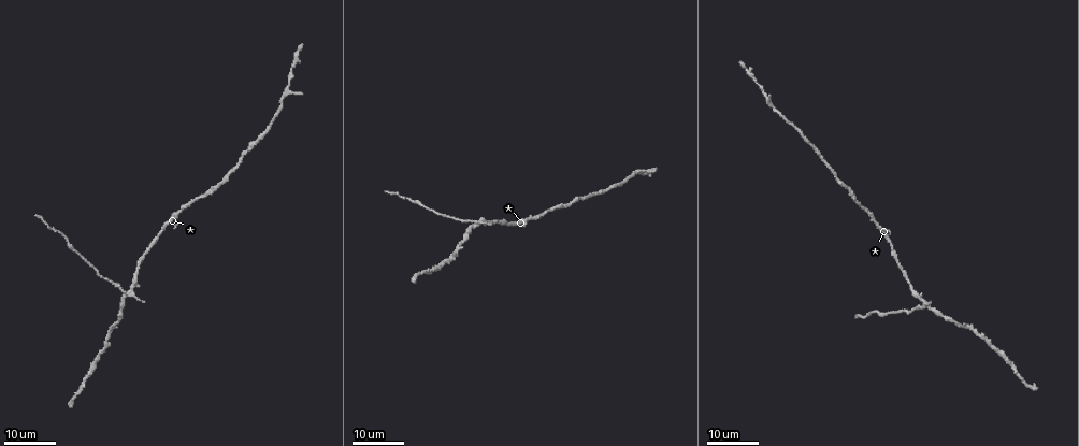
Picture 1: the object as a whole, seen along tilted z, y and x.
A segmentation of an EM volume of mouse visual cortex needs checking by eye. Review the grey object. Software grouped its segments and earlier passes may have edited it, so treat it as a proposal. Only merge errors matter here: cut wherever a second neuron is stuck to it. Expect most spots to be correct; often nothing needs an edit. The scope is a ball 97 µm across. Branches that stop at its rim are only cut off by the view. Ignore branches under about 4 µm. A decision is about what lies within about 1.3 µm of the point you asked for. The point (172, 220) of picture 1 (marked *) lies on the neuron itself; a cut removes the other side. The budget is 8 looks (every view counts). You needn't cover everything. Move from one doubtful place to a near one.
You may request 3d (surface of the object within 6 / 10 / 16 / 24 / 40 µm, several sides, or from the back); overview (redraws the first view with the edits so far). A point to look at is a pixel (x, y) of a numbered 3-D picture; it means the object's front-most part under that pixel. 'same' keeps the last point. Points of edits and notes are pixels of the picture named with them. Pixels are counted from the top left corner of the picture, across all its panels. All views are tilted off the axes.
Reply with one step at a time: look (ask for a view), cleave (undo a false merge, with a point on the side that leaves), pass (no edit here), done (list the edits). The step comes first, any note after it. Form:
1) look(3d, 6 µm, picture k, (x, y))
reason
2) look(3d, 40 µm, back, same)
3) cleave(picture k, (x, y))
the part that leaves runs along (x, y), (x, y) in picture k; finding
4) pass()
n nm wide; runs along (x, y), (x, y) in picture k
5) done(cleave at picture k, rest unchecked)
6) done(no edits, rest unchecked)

look(3d, 16 µm, picture 1, (191, 202))
thick turns thin

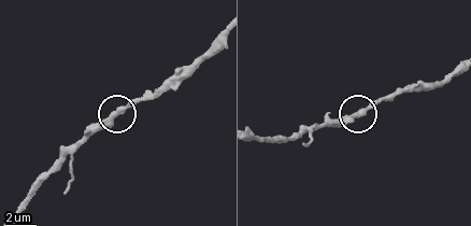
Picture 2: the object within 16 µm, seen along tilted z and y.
look(3d, 10 µm, picture 2, (121, 111))

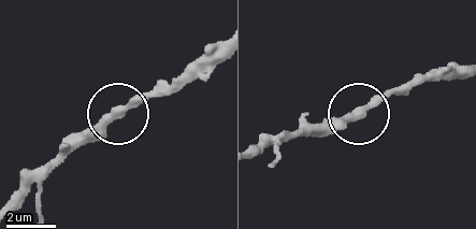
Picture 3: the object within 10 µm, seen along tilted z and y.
pass()
continuous, no second neuron

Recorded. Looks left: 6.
look(3d, 16 µm, picture 1, (266, 132))
sudden change in width

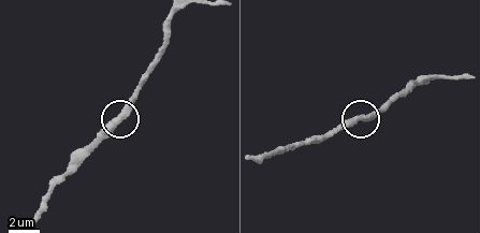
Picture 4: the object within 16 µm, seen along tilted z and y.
look(3d, 10 µm, picture 4, (363, 120))

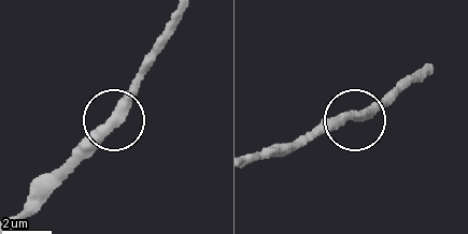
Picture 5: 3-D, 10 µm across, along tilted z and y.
pass()
runs along (26, 218), (93, 150), (151, 63) in picture 5; one neuron here

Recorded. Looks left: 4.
look(3d, 24 µm, picture 1, (478, 223))
four arms meet

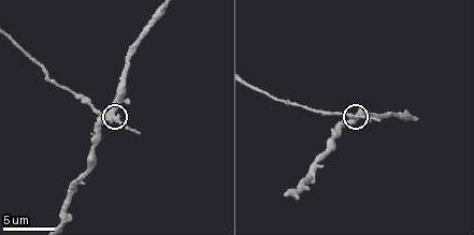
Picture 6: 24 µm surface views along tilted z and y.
look(3d, 10 µm, picture 6, (351, 117))
zoom in

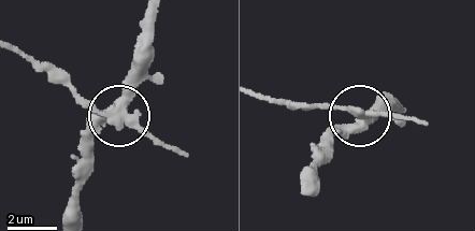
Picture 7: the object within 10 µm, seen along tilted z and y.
look(3d, 10 µm, back, picture 7, (118, 116))

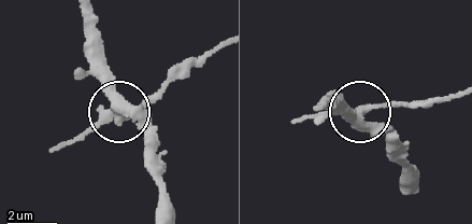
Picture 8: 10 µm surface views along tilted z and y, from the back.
cleave(picture 8, (93, 131))
side arm 27 µm; 4 arms; two neurons meet here

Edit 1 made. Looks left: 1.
done(cleave at picture 8, rest unchecked)

